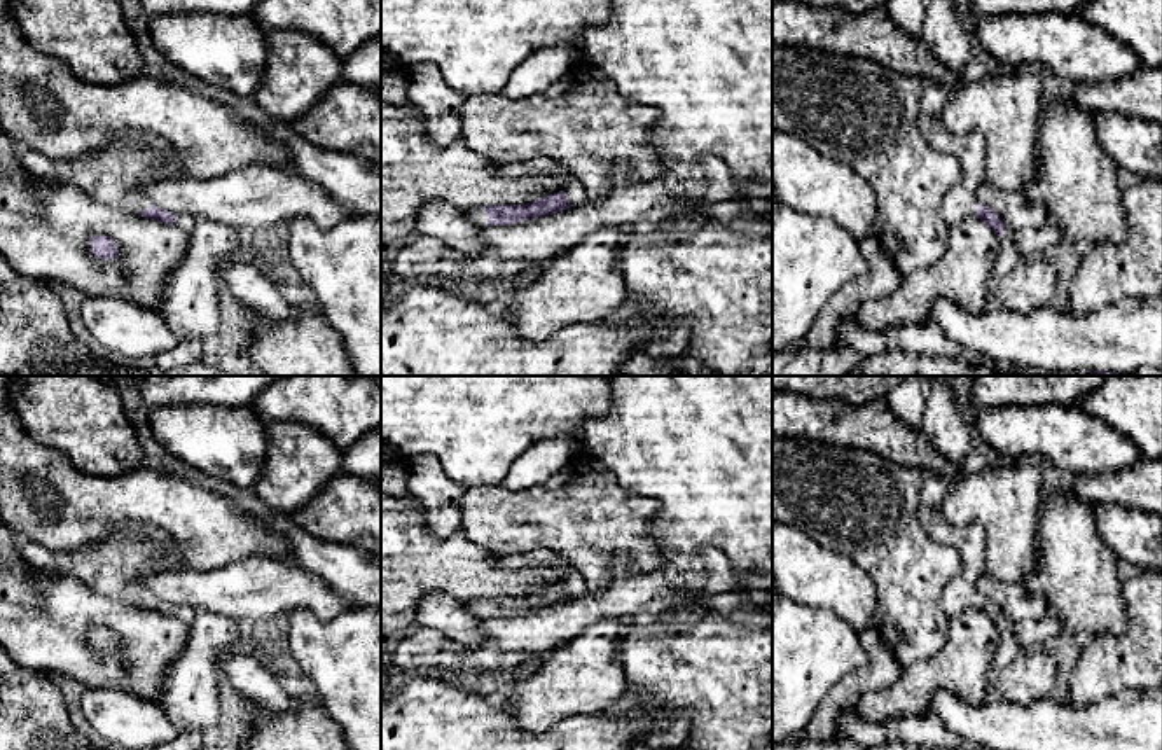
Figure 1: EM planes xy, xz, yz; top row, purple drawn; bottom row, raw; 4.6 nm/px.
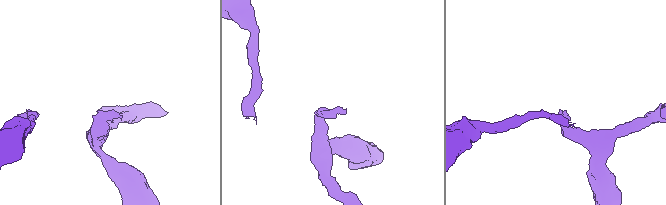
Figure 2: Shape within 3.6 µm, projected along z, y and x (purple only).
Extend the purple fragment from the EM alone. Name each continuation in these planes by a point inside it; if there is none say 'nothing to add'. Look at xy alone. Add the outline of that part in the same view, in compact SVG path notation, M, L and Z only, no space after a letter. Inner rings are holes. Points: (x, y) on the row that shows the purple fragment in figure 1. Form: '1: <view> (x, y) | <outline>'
1: xy (116, 175) | M128 131L93 156L68 161L24 149L21 163L38 180L73 185L103 205L138 215L152 206L143 196L147 184L185 178L175 150L145 131Z

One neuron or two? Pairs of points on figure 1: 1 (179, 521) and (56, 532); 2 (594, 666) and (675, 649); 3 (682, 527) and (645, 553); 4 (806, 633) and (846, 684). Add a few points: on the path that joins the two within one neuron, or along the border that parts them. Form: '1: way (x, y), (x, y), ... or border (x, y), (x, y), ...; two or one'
1: way (149, 509), (86, 509); one
2: border (635, 626), (619, 647), (626, 694); two
3: border (657, 500), (652, 537), (663, 549); two
4: border (853, 672), (846, 673), (822, 701); two

